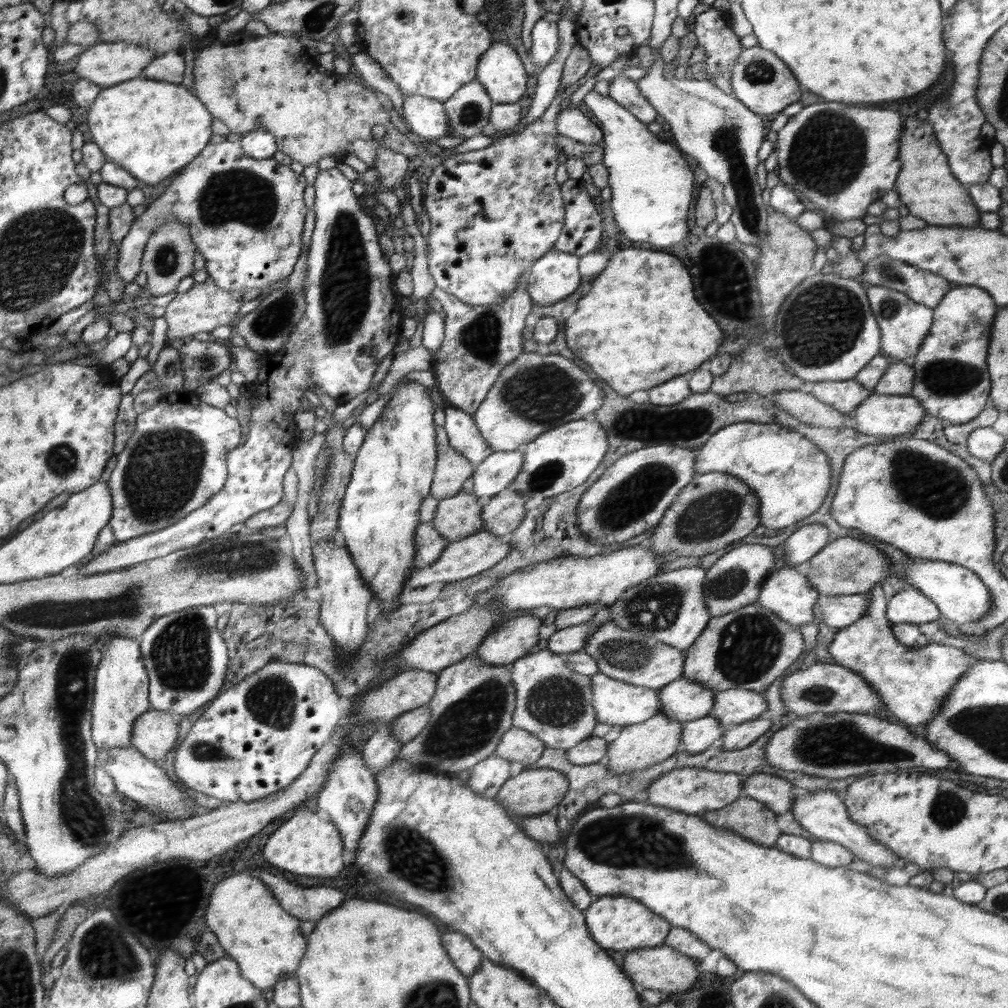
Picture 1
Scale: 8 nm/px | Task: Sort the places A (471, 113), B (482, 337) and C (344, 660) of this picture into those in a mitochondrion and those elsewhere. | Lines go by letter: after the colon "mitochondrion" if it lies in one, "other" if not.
A: mitochondrion
B: mitochondrion
C: other

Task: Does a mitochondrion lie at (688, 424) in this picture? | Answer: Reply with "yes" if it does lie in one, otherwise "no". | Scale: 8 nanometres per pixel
yes

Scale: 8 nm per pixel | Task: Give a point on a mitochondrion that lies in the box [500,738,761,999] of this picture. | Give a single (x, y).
(624, 840)

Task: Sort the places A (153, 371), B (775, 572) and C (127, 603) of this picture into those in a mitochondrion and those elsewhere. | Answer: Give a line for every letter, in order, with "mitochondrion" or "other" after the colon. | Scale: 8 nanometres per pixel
A: other
B: other
C: mitochondrion

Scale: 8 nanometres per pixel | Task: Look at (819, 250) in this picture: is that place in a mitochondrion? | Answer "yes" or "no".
no

